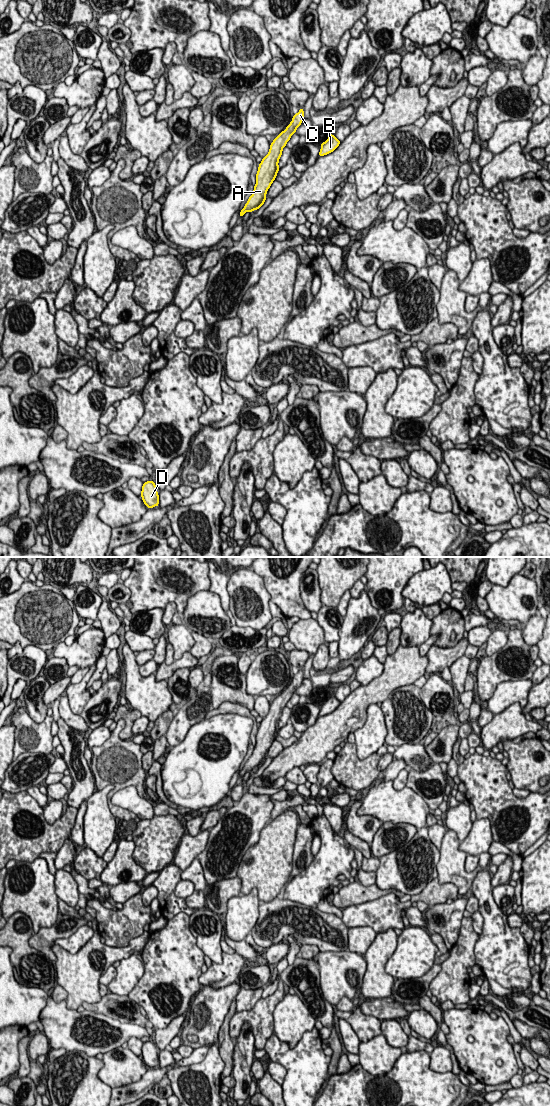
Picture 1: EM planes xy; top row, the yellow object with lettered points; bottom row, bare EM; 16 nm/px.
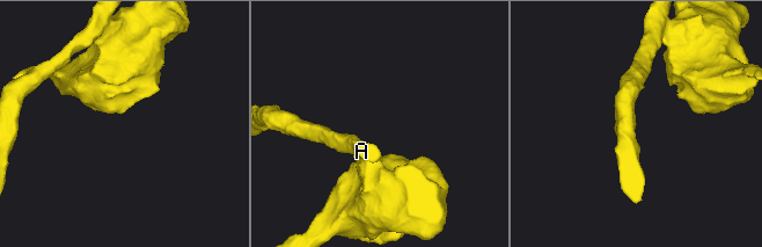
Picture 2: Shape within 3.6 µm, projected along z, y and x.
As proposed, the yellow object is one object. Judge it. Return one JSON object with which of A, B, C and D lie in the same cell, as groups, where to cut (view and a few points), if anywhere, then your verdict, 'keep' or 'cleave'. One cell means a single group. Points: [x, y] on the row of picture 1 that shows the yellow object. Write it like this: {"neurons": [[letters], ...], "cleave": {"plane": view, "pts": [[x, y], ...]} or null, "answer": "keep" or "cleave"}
{"neurons": [["A", "C", "D"], ["B"]], "cleave": {"plane": "xy", "pts": [[266, 196], [254, 209]]}, "answer": "cleave"}

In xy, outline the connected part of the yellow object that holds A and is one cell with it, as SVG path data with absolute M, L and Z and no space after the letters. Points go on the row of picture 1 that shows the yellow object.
M301 108L298 113L294 114L292 121L270 144L268 154L262 159L258 166L256 174L256 184L252 195L249 197L244 208L240 211L242 217L246 212L253 212L261 201L266 197L267 191L275 180L279 171L279 159L282 155L283 148L291 136L296 132L304 119L304 110Z

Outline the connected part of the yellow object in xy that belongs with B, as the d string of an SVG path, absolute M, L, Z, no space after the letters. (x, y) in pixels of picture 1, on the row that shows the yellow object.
M331 133L328 139L321 143L319 157L330 154L340 145L340 143L341 142Z

